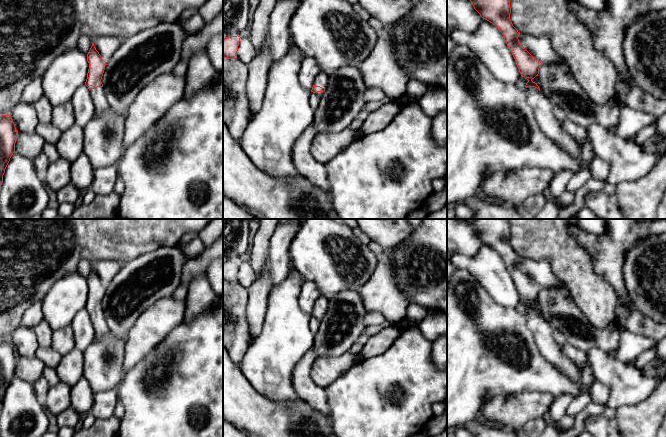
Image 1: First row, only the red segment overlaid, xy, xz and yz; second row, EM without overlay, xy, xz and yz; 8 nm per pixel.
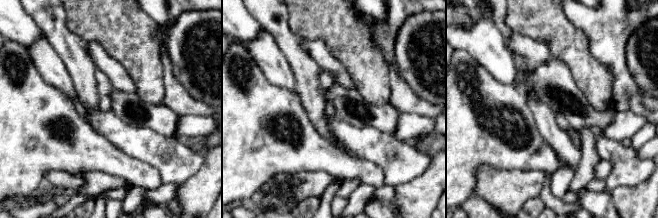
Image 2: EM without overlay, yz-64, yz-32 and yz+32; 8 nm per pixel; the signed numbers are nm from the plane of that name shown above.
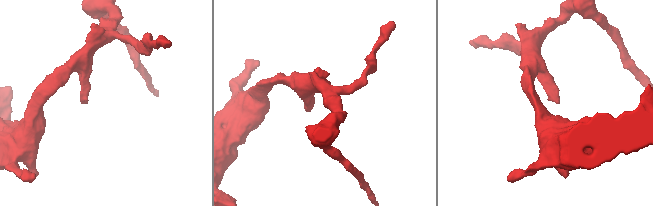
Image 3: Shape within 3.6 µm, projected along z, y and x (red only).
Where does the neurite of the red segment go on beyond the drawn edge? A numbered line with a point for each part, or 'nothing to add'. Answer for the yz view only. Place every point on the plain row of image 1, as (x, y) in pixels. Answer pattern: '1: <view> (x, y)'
1: yz (542, 333)

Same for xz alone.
1: xz (322, 302)

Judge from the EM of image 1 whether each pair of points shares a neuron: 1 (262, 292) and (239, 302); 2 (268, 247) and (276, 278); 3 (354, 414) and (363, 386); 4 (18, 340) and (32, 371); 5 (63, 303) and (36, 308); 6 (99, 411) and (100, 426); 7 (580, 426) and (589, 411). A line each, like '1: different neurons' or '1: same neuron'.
1: different neurons
2: same neuron
3: same neuron
4: same neuron
5: different neurons
6: different neurons
7: same neuron

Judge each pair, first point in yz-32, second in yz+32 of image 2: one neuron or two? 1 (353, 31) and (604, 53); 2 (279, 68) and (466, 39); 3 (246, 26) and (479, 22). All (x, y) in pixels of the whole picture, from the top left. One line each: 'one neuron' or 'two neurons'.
1: two neurons
2: one neuron
3: two neurons

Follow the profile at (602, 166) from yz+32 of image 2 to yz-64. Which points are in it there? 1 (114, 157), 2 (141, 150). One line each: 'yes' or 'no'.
1: yes
2: no

